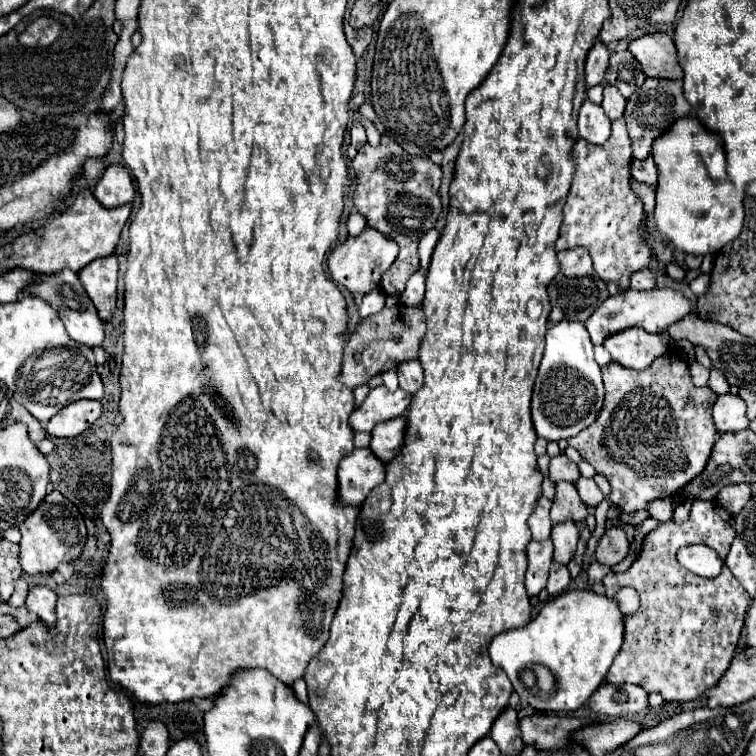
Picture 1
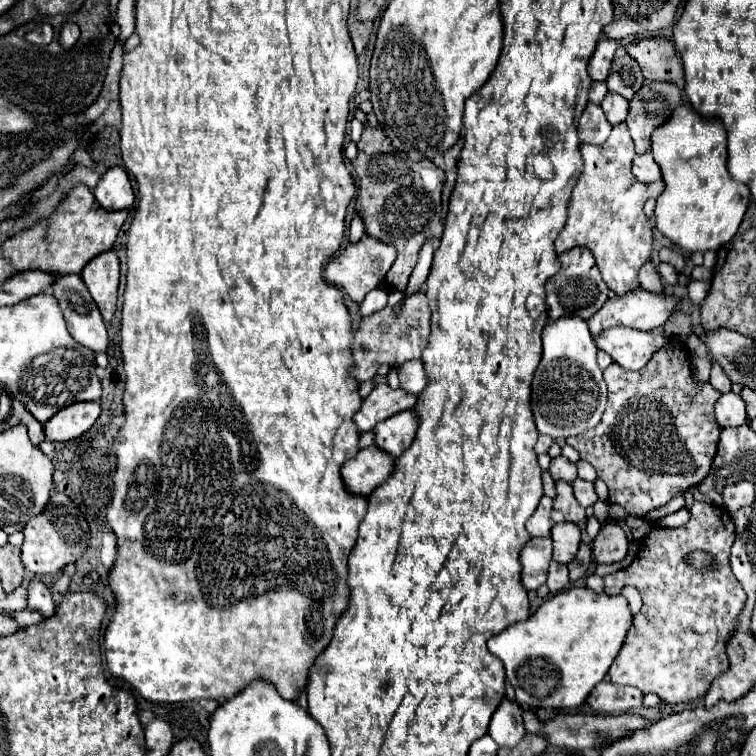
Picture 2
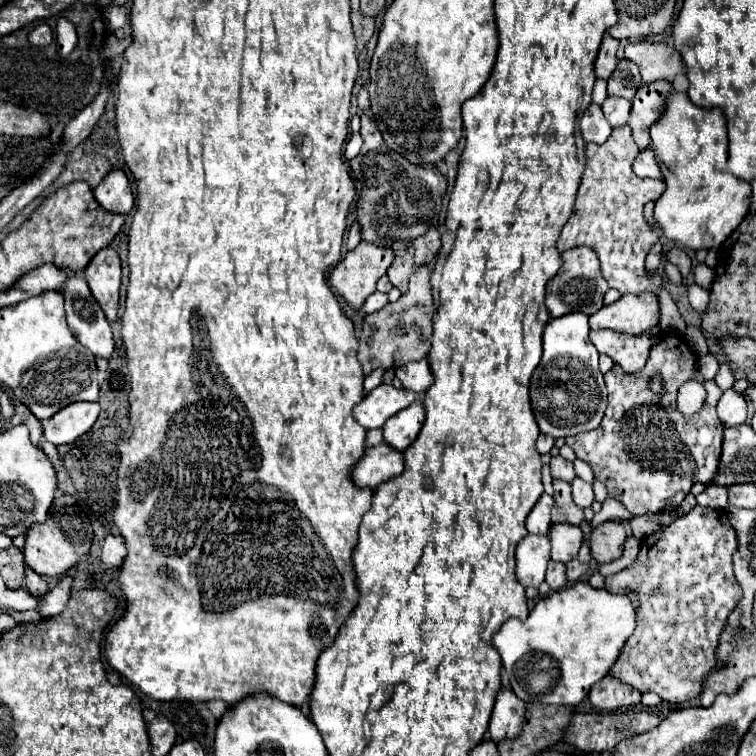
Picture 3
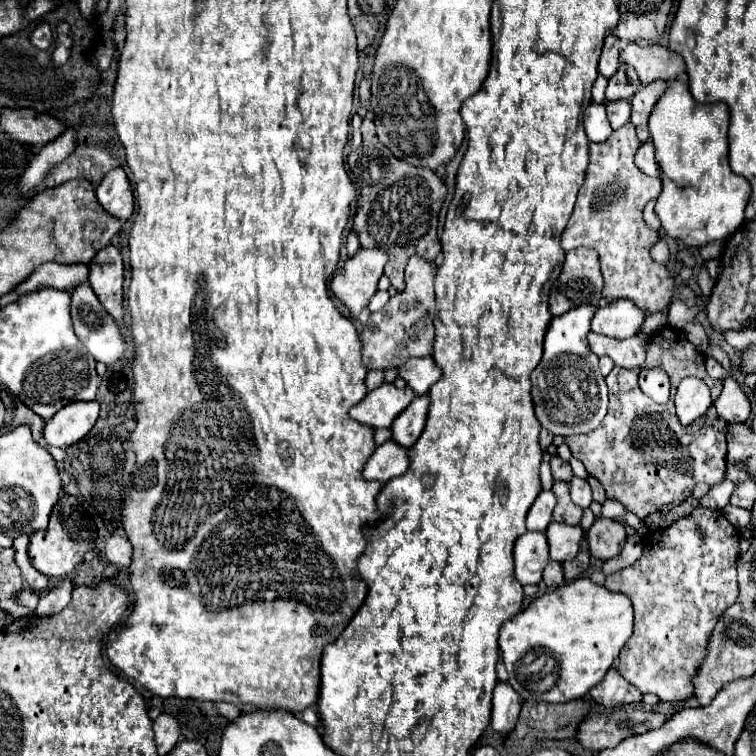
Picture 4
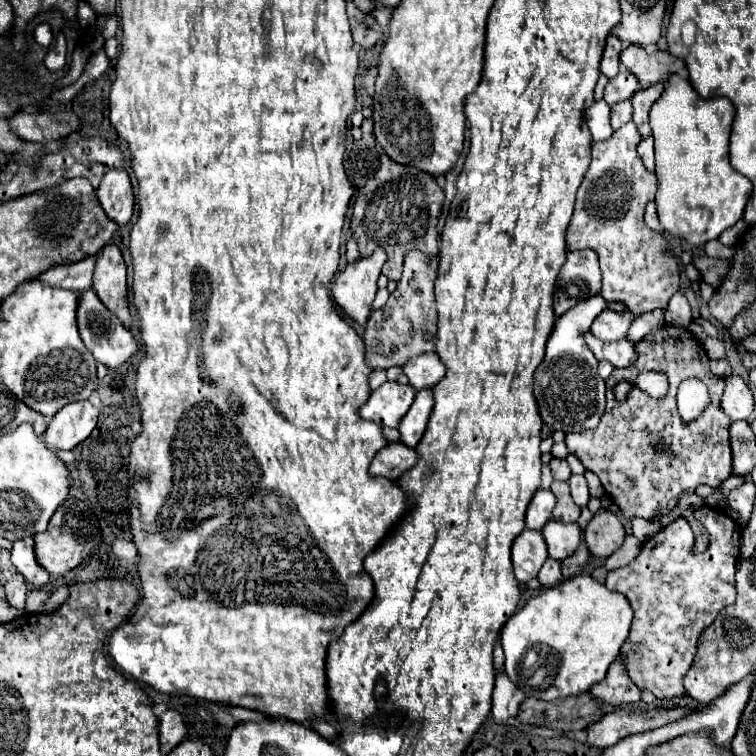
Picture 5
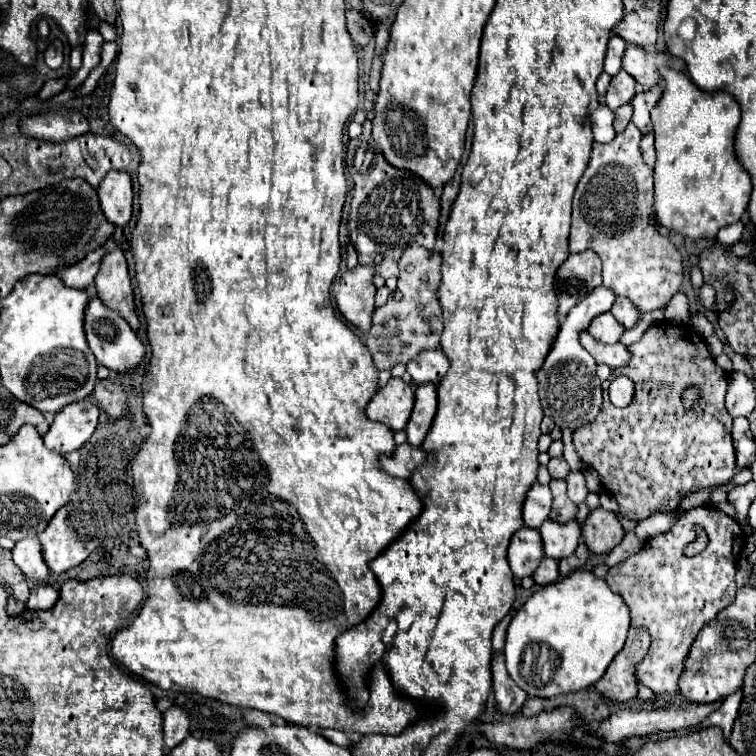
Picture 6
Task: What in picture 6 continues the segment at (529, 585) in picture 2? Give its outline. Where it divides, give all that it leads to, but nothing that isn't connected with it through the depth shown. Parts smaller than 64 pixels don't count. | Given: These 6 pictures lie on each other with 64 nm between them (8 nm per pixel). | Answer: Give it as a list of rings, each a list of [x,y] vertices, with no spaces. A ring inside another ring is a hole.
[[[528,526],[516,530],[508,546],[508,564],[516,578],[530,576],[544,556],[540,532]]]

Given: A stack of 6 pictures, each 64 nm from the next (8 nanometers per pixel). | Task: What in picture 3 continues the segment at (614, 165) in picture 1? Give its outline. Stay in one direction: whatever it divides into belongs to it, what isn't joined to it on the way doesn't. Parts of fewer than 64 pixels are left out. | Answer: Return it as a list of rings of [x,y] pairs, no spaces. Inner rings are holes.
[[[624,124],[620,128],[612,130],[612,136],[604,144],[586,144],[586,170],[582,176],[582,184],[578,190],[578,198],[574,204],[574,212],[566,226],[562,228],[562,234],[558,238],[558,252],[576,248],[576,246],[588,246],[592,248],[602,264],[602,274],[608,282],[610,288],[618,290],[620,294],[652,294],[658,296],[660,288],[664,286],[664,276],[660,272],[646,272],[644,260],[650,250],[650,246],[658,240],[656,230],[644,220],[642,208],[646,202],[656,200],[664,192],[664,182],[662,180],[652,180],[652,178],[640,178],[632,170],[632,162],[638,156],[638,146],[632,138],[630,126]]]

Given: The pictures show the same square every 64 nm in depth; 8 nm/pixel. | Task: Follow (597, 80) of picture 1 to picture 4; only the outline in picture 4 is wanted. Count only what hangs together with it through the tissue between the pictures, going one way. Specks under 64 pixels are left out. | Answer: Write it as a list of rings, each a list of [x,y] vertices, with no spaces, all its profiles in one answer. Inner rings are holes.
[[[614,34],[606,36],[604,48],[602,48],[602,56],[600,56],[600,66],[598,72],[606,78],[614,76],[616,70],[620,66],[620,46],[618,46],[618,38]]]

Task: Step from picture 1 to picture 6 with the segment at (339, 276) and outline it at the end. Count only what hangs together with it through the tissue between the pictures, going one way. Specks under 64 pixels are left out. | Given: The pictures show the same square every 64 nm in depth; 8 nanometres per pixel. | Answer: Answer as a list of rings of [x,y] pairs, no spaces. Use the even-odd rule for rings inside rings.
[[[356,266],[354,270],[348,270],[340,278],[342,286],[334,288],[334,298],[340,314],[362,332],[368,332],[372,326],[376,294],[372,278],[374,278],[372,266]]]

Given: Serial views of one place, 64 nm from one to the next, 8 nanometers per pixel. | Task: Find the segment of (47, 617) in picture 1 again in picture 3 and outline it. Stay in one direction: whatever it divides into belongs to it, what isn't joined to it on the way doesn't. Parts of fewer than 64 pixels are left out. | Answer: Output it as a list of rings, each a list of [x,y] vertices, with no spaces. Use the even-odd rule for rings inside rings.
[[[26,570],[26,588],[28,588],[28,592],[30,592],[32,596],[36,596],[36,598],[40,600],[42,594],[46,594],[48,584],[46,584],[46,580],[44,580],[40,574],[36,574],[36,572],[32,572],[32,570]]]

